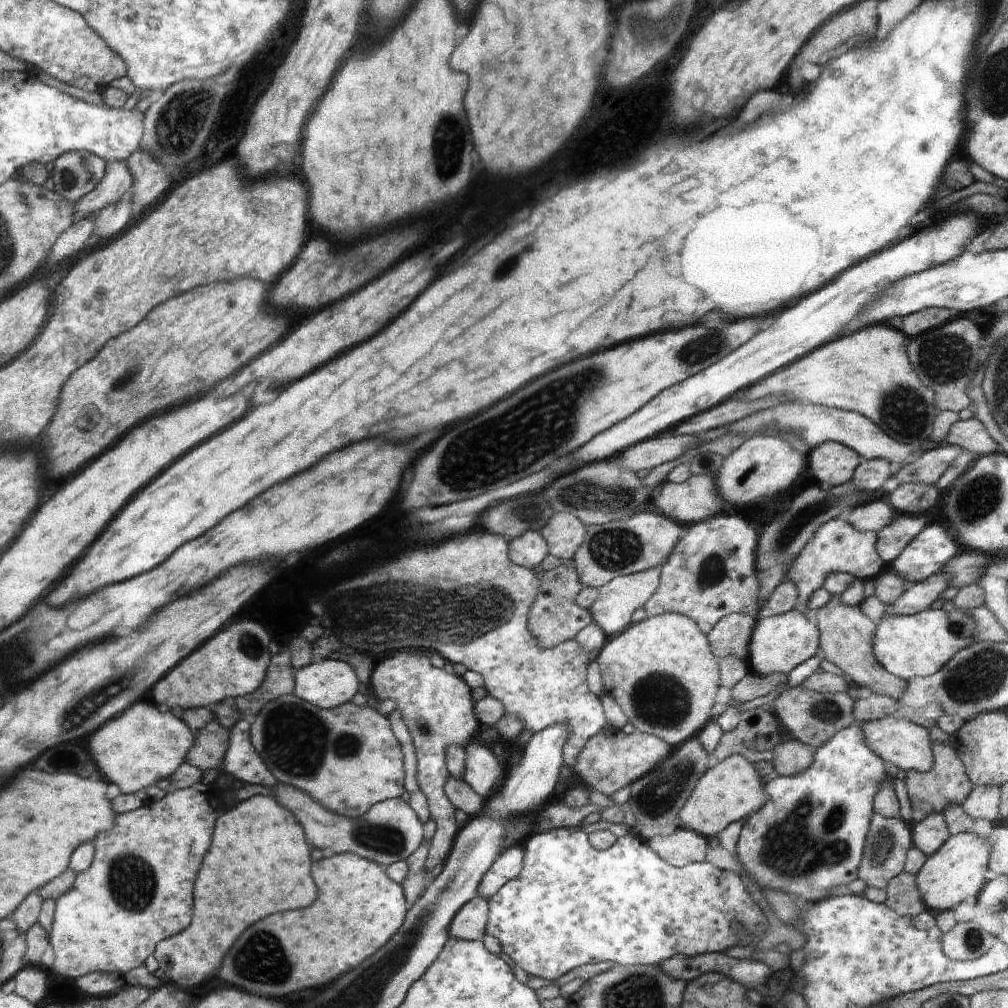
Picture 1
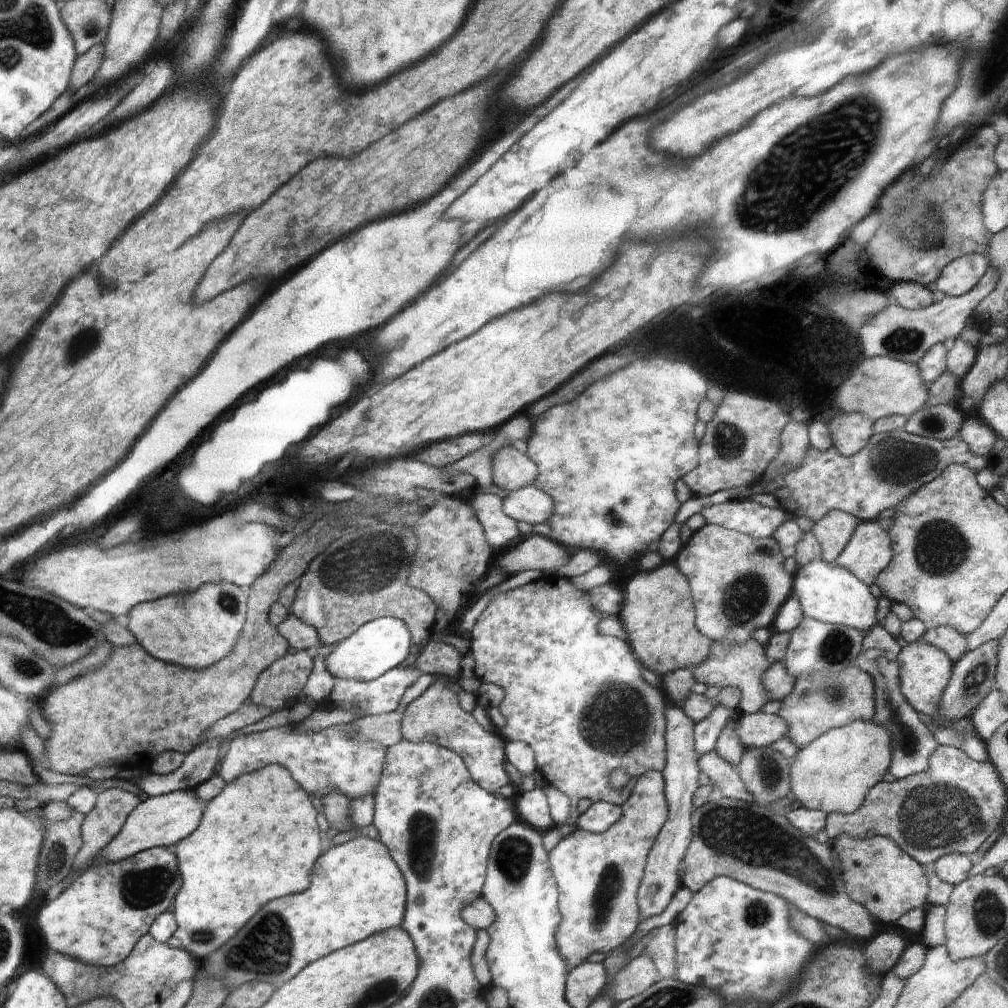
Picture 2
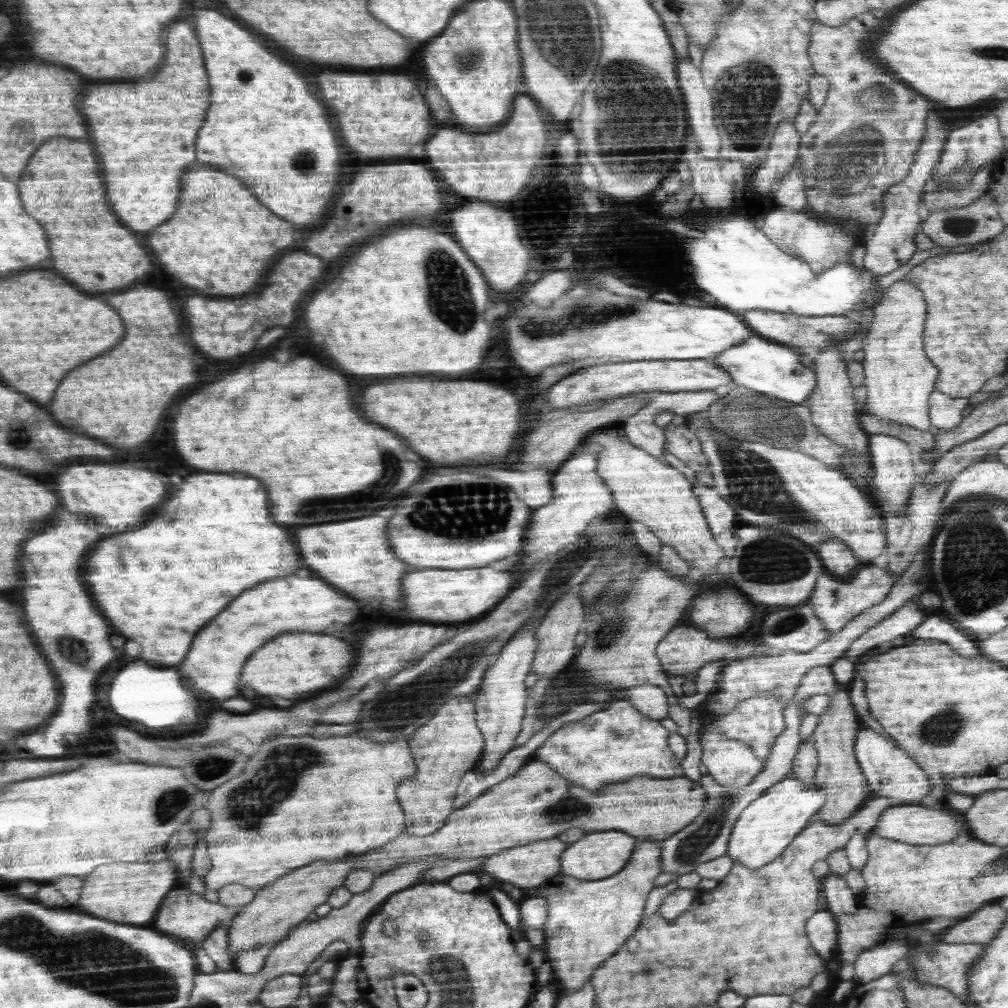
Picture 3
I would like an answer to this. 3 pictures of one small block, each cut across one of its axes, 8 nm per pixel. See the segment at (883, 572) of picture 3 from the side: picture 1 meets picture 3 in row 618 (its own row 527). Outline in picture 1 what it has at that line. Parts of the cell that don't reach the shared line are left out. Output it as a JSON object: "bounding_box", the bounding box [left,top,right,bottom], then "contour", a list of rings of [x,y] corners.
{"bounding_box":[785,516,887,613],"contour":[[[845,516],[820,525],[802,552],[792,559],[792,564],[785,580],[793,582],[798,587],[797,608],[803,613],[808,613],[805,604],[810,594],[822,588],[830,574],[848,573],[864,582],[876,578],[876,575],[883,572],[887,566],[877,551],[877,534],[874,531],[862,532],[855,529]]]}

